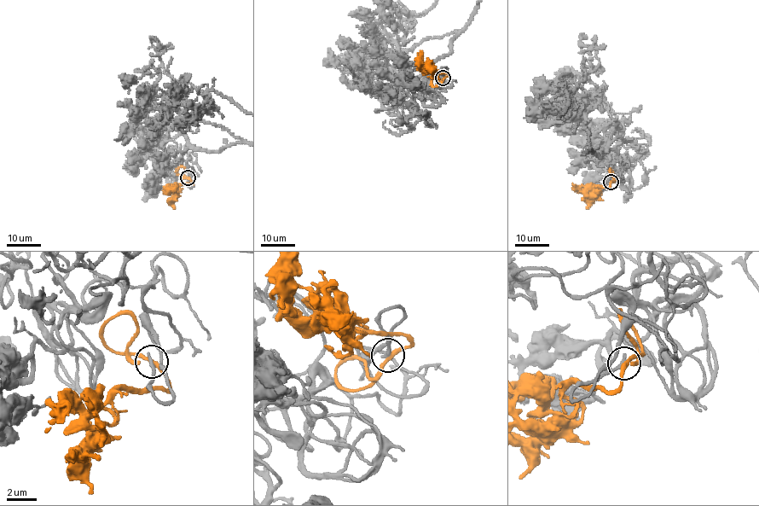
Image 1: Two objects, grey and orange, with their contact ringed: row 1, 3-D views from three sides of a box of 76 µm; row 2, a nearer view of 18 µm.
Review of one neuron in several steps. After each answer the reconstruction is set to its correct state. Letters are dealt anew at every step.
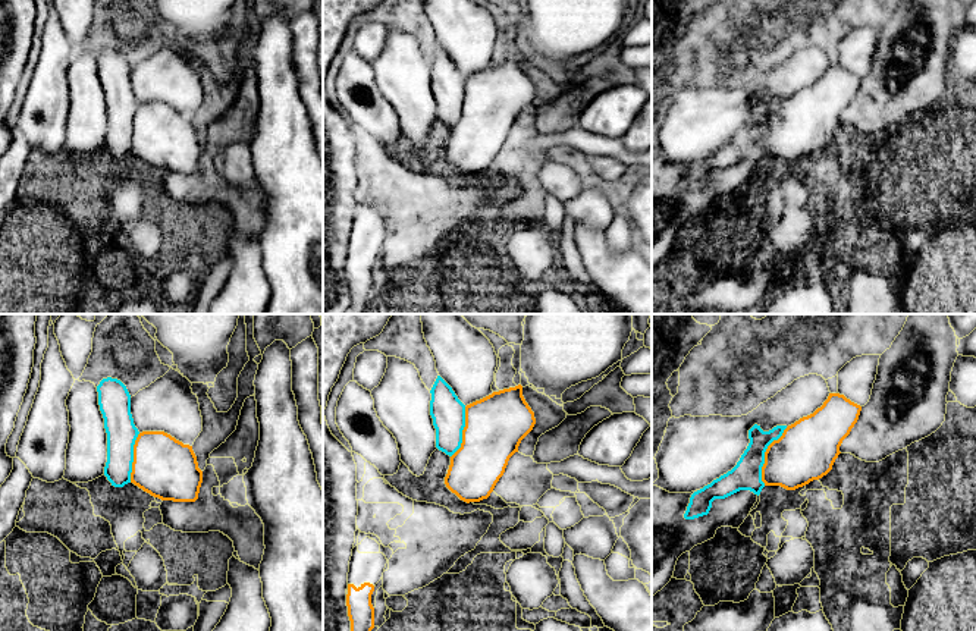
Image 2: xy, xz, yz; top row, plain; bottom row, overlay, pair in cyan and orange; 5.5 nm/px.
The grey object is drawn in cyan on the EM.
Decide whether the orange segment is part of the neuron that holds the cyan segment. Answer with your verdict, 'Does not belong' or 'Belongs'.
Belongs

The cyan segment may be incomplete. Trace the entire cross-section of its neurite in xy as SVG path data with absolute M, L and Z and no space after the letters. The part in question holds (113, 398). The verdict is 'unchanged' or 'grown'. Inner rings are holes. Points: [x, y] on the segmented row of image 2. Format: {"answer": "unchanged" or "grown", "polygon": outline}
{"answer": "grown", "polygon": "M117 379L97 386L107 433L104 475L114 487L134 483L161 500L195 502L203 483L192 446L164 431L139 433L131 414L131 395Z"}

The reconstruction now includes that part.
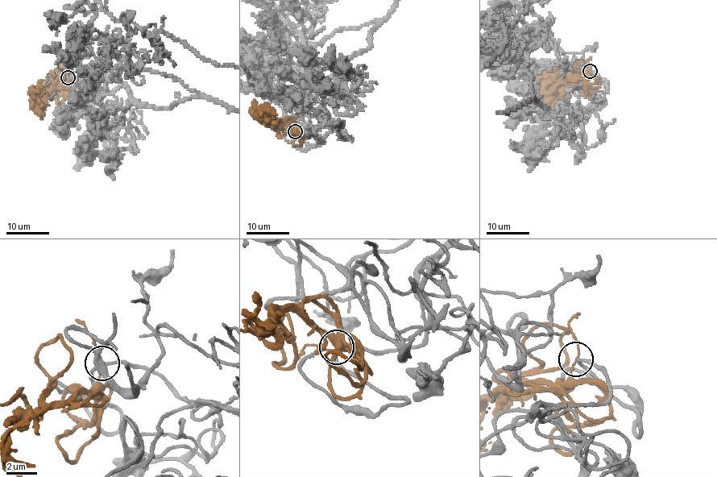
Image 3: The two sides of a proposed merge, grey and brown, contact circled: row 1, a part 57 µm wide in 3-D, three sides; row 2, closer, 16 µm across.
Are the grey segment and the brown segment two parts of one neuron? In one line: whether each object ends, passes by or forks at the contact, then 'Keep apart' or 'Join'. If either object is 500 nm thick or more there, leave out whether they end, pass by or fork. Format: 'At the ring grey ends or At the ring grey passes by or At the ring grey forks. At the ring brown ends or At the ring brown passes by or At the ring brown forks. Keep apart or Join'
At the ring grey passes by. At the ring brown passes by. Join

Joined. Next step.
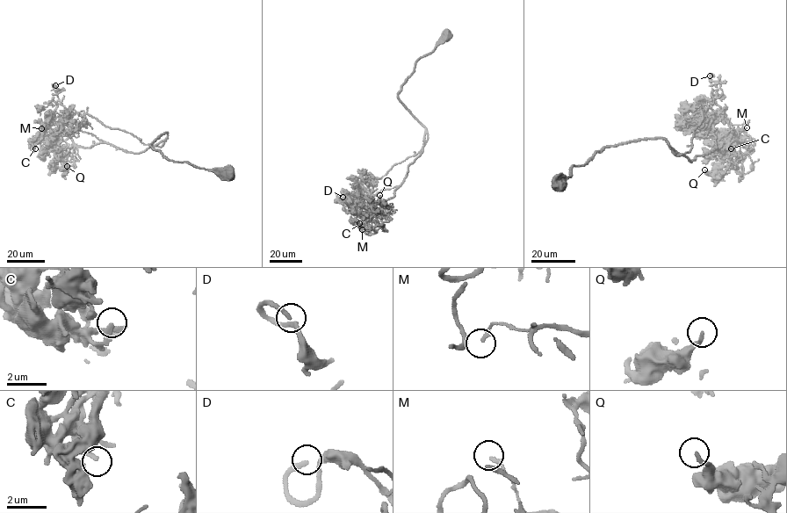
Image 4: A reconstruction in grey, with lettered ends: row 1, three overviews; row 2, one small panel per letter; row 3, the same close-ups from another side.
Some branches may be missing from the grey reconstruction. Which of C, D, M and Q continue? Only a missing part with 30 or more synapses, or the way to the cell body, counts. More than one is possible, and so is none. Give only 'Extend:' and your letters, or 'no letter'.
Extend: D

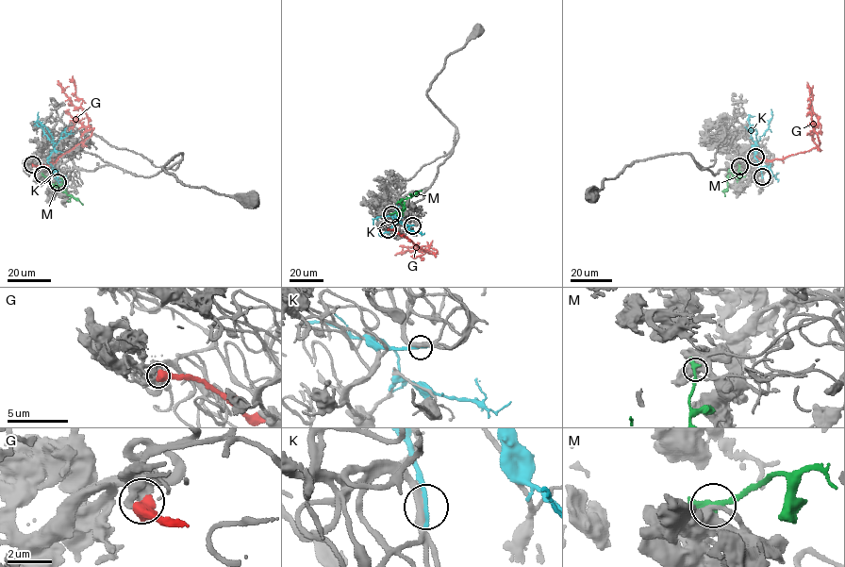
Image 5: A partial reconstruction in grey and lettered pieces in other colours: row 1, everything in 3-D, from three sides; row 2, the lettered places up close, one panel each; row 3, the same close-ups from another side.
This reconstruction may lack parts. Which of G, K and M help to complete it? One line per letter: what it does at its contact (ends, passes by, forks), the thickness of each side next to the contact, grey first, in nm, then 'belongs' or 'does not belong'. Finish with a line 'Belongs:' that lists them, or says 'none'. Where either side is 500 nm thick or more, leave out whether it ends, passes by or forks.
G: calibres 460 and 650 nm; does not belong
K: it ends; calibres 360 and 320 nm; does not belong
M: calibres 650 and 380 nm; does not belong
Belongs: none

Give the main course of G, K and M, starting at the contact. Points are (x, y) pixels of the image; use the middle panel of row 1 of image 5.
G: (387, 229), (394, 229), (434, 253), (422, 245), (395, 255)
K: (412, 225), (396, 223), (395, 220), (388, 231), (381, 236), (378, 234)
M: (391, 214), (403, 209), (401, 202), (422, 191)

